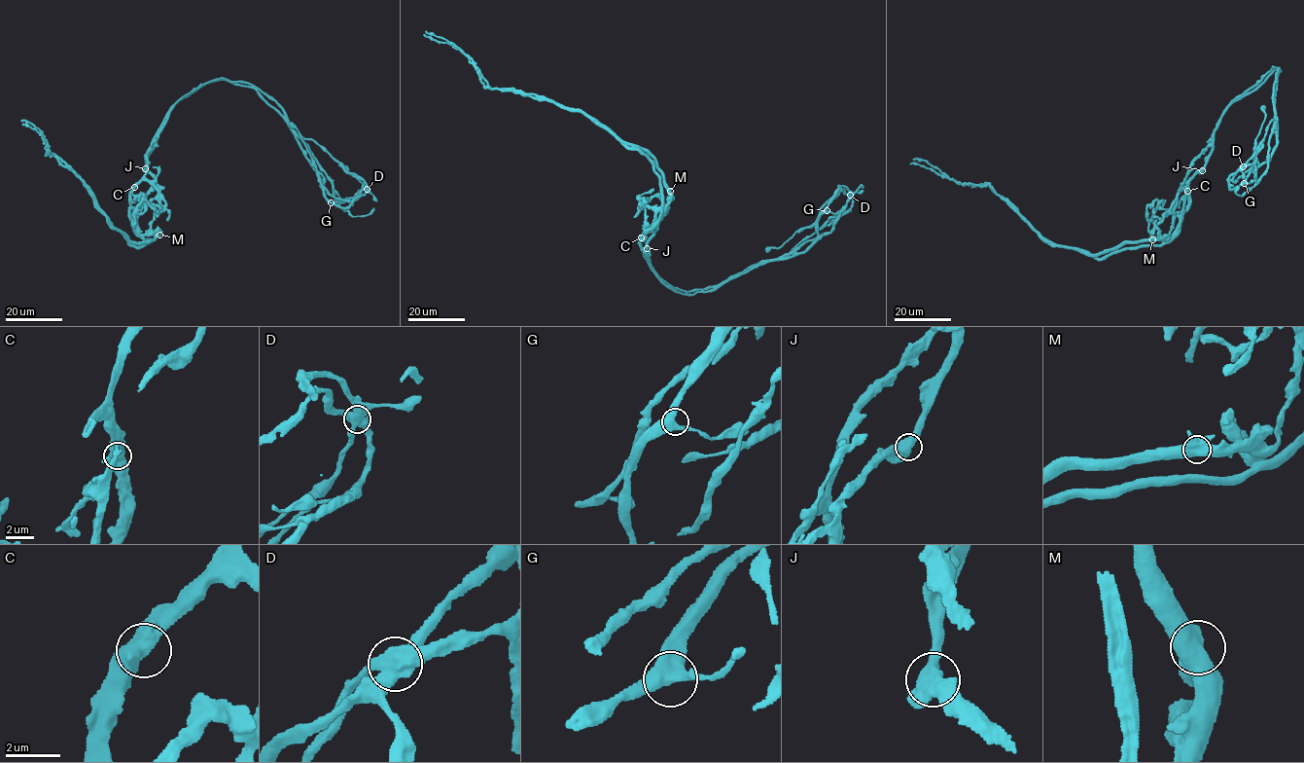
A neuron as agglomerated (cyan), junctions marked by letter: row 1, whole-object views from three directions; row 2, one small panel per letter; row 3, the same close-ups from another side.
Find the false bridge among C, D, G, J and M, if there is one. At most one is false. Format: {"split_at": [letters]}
{"split_at": ["D"]}

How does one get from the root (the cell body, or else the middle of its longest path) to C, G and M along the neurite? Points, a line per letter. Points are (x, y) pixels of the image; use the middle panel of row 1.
C: (652, 236), (657, 221), (641, 237)
G: (652, 236), (645, 256), (659, 279), (675, 291), (694, 294), (808, 248), (827, 210)
M: (652, 236), (661, 216), (667, 212), (670, 191)

